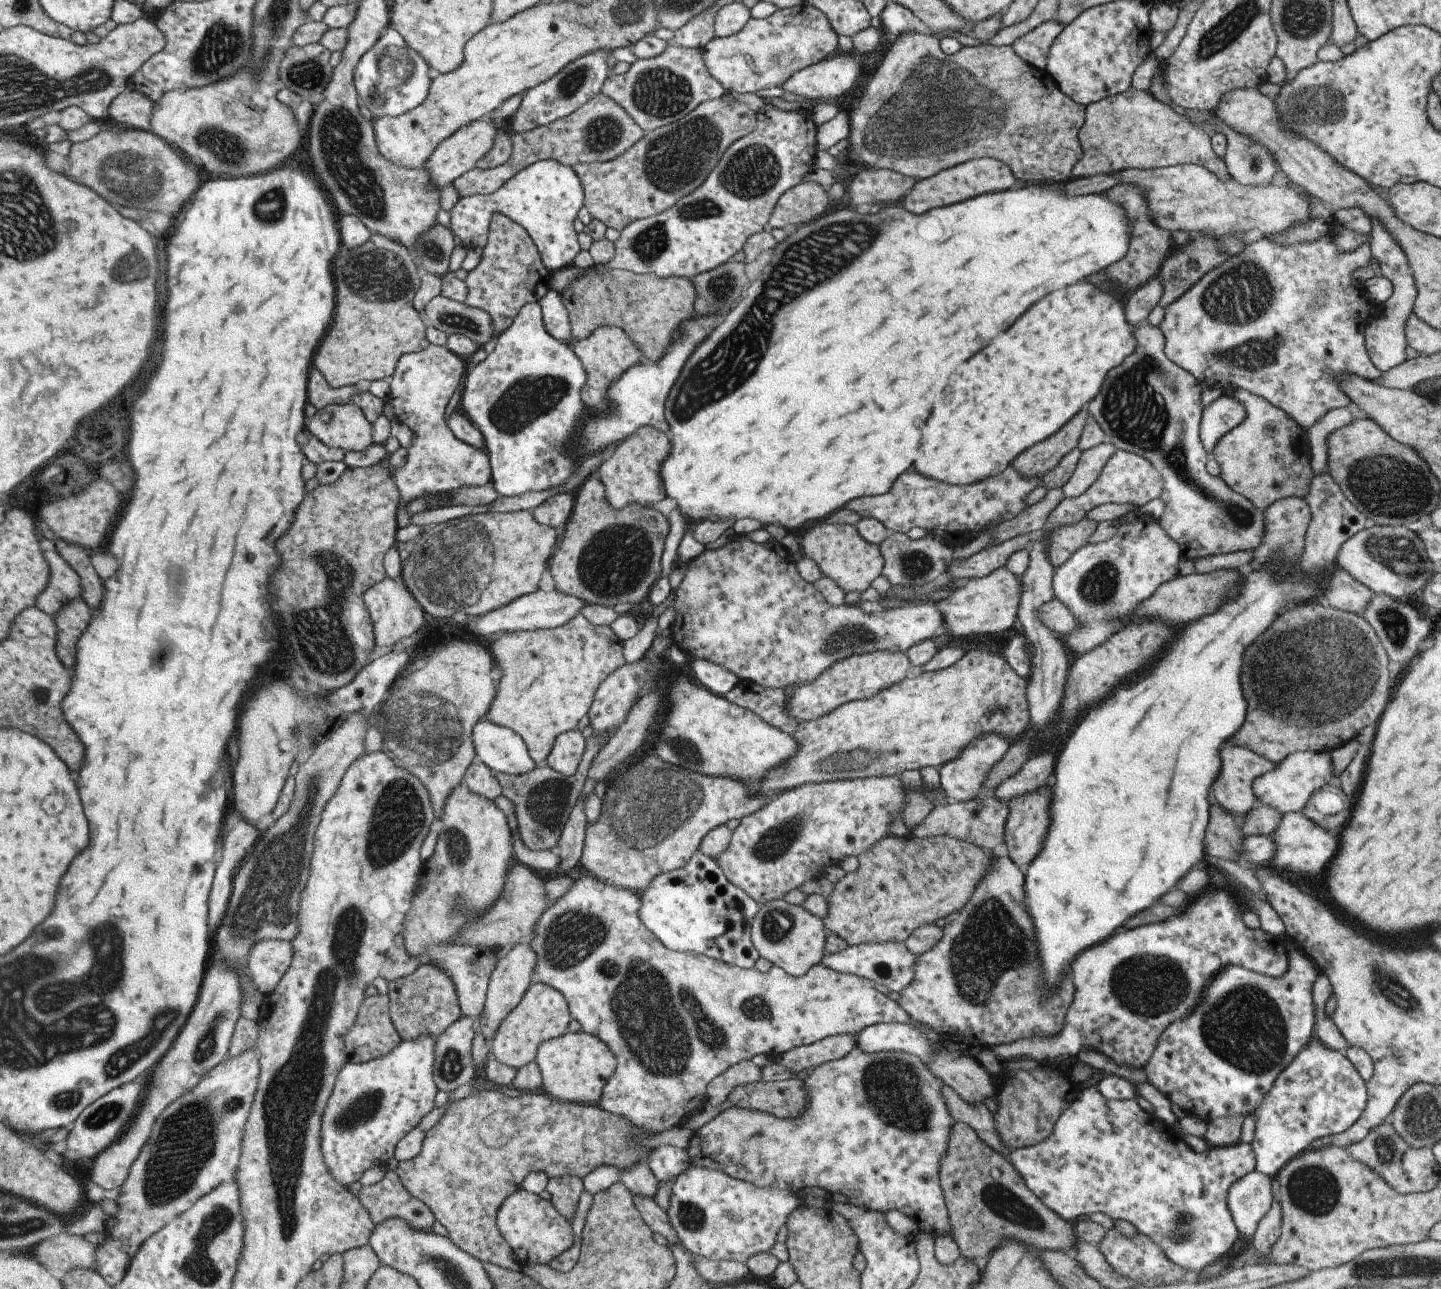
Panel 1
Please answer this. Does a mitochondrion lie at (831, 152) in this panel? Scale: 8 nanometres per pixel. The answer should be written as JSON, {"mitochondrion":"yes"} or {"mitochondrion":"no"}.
{"mitochondrion":"no"}

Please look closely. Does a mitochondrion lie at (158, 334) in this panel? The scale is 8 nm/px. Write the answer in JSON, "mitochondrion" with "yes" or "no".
{"mitochondrion":"no"}

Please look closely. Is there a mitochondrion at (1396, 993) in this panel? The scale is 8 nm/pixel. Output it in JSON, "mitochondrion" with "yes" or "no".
{"mitochondrion":"yes"}

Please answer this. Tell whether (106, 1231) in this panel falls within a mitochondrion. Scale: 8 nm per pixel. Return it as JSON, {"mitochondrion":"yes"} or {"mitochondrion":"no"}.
{"mitochondrion":"no"}

